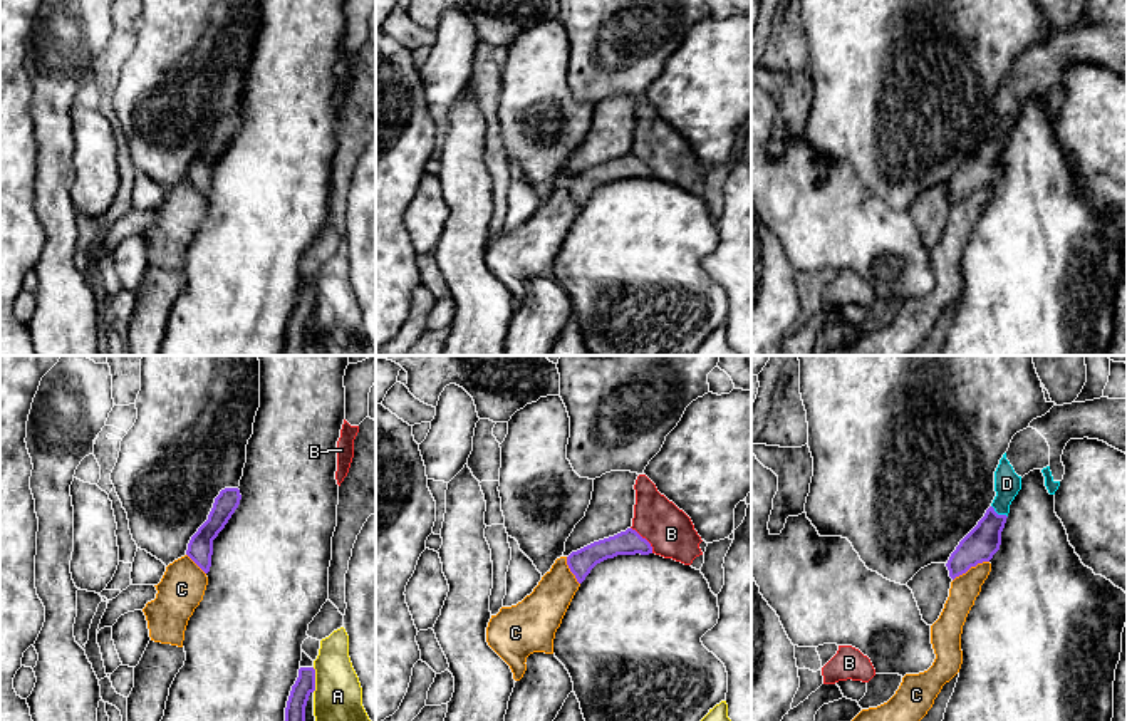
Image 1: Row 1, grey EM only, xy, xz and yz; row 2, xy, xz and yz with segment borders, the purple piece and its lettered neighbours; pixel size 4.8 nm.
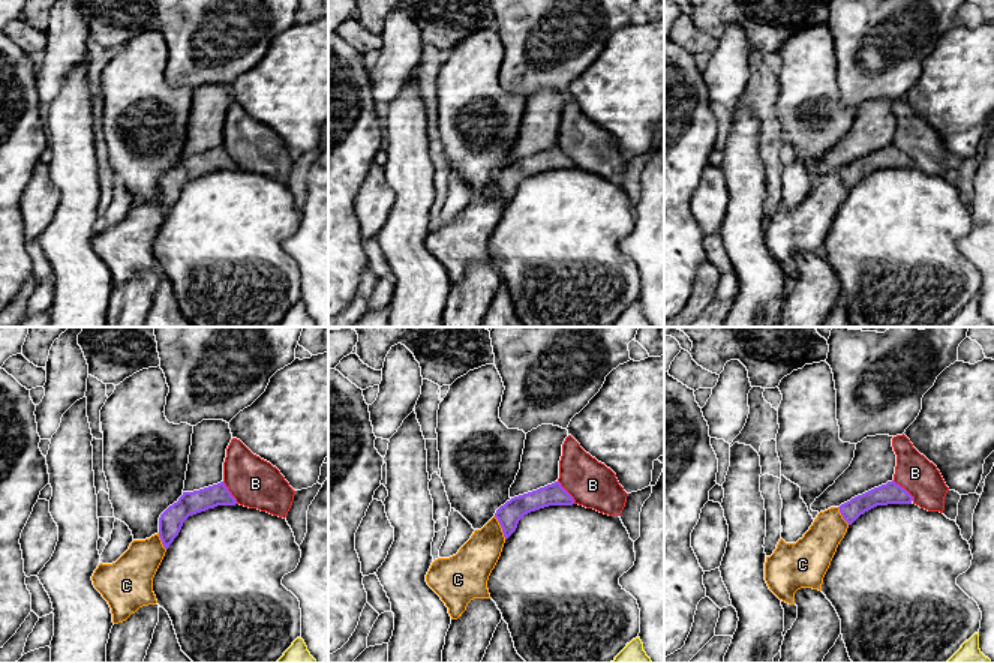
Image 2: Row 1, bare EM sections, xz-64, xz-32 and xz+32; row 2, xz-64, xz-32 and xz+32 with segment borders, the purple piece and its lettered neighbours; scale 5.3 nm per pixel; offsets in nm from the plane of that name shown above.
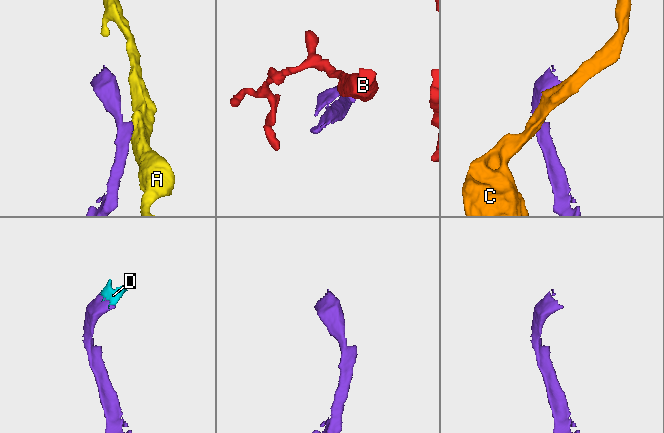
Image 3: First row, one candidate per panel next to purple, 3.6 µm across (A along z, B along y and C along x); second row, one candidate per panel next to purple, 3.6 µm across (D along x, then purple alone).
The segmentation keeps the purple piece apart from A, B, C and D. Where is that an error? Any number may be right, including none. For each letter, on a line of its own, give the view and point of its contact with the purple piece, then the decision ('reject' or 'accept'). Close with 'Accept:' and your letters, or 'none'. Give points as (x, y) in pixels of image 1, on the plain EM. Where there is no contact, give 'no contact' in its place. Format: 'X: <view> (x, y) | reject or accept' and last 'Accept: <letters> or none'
A: xy (314, 304) | reject
B: xz (644, 163) | reject
C: yz (970, 191) | reject
D: yz (997, 138) | accept
Accept: D

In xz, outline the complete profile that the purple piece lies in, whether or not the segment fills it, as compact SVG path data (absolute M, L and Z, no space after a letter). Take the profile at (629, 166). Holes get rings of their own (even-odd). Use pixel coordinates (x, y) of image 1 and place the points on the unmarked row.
M627 153L614 161L594 166L577 176L572 176L567 181L567 189L575 200L577 206L582 208L597 188L617 179L636 178L649 179L652 178L652 171L636 154Z

